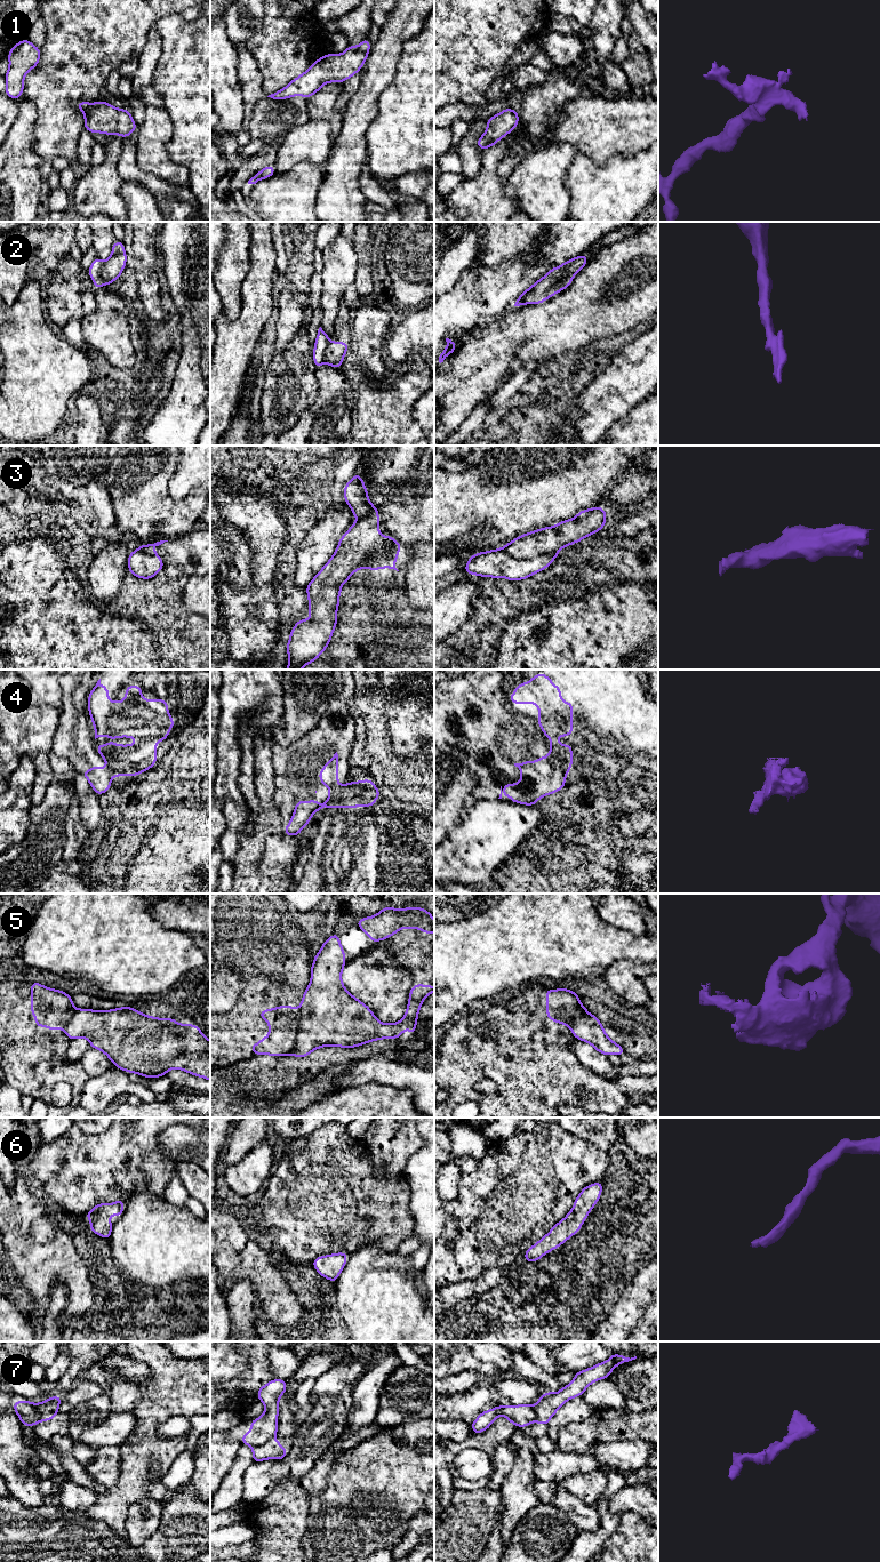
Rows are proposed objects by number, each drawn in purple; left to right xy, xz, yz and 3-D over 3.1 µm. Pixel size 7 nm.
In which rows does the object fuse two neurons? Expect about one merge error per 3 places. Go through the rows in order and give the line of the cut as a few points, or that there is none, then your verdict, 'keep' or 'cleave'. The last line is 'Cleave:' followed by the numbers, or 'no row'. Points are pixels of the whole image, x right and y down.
1: cut none; keep
2: cut yz (574, 258), (566, 271), (569, 278); cleave
3: cut yz (502, 549), (516, 558), (534, 558), (556, 553); cleave
4: cut yz (551, 751), (567, 775); cleave
5: cut xz (300, 1010), (300, 1025), (295, 1044), (287, 1054); cleave
6: cut none; keep
7: cut xz (273, 1438), (253, 1448); cleave
Cleave: 2, 3, 4, 5, 7

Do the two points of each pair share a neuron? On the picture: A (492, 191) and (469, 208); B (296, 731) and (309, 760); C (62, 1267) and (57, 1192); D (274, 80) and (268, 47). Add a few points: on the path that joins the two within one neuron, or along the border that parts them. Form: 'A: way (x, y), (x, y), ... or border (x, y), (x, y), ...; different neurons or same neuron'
A: way (486, 194), (478, 202), (474, 202); same neuron
B: border (319, 720), (313, 728), (288, 745), (278, 744); different neurons
C: border (45, 1192), (66, 1211), (84, 1215); different neurons
D: way (274, 72), (274, 55); same neuron

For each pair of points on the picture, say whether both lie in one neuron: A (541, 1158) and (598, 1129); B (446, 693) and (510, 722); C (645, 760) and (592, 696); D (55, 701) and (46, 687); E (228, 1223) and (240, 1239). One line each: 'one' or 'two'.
A: two
B: one
C: one
D: one
E: one

